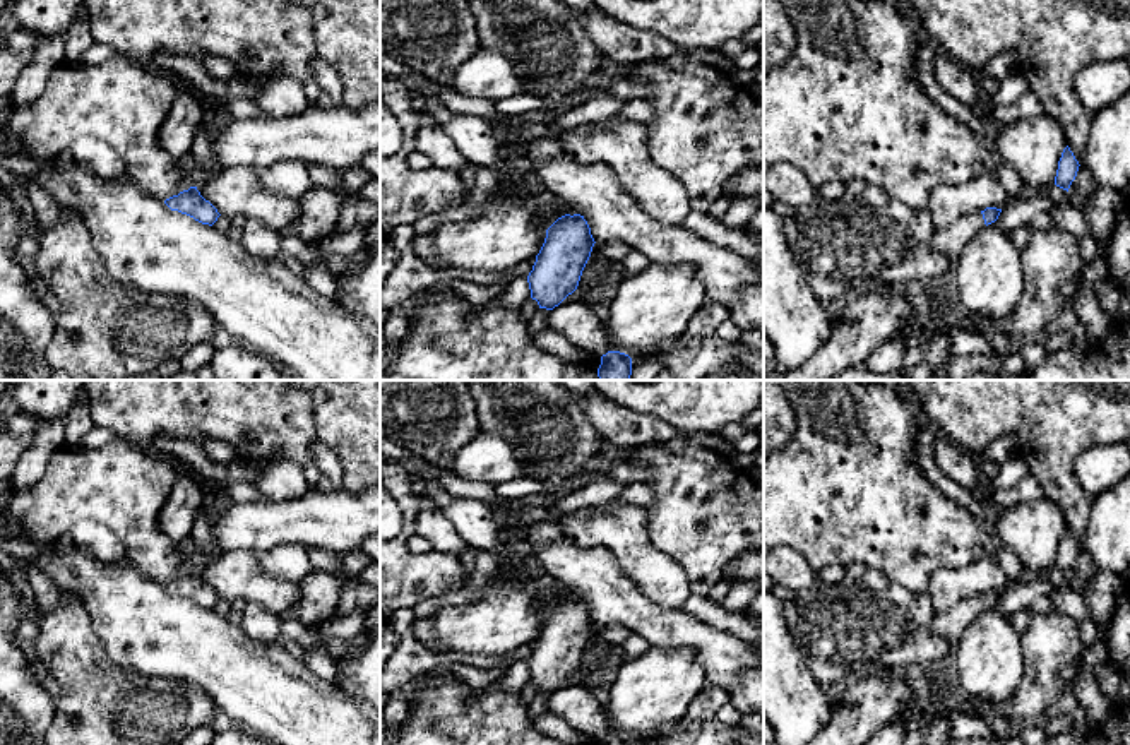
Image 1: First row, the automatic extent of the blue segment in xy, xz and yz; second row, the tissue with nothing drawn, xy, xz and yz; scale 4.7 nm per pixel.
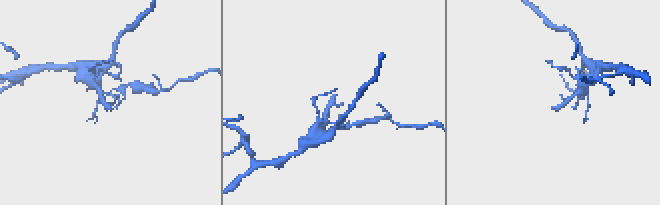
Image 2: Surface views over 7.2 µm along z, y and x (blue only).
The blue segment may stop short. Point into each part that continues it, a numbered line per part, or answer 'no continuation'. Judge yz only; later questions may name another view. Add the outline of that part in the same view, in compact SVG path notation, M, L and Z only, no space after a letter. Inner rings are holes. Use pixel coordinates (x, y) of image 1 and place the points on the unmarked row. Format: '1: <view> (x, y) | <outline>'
1: yz (951, 625) | M969 596L957 601L949 611L935 615L931 634L947 639L954 647L967 625L984 610L981 596Z

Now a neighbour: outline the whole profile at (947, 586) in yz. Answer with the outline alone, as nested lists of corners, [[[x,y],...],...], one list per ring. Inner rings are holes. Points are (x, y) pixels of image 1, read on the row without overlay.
[[[993,555],[960,569],[942,569],[930,582],[928,596],[935,615],[949,611],[957,601],[986,591],[1003,593],[1008,577]]]

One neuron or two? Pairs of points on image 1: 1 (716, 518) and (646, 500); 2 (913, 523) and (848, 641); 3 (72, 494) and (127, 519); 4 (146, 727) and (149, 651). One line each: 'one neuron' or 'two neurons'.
1: two neurons
2: two neurons
3: one neuron
4: two neurons

